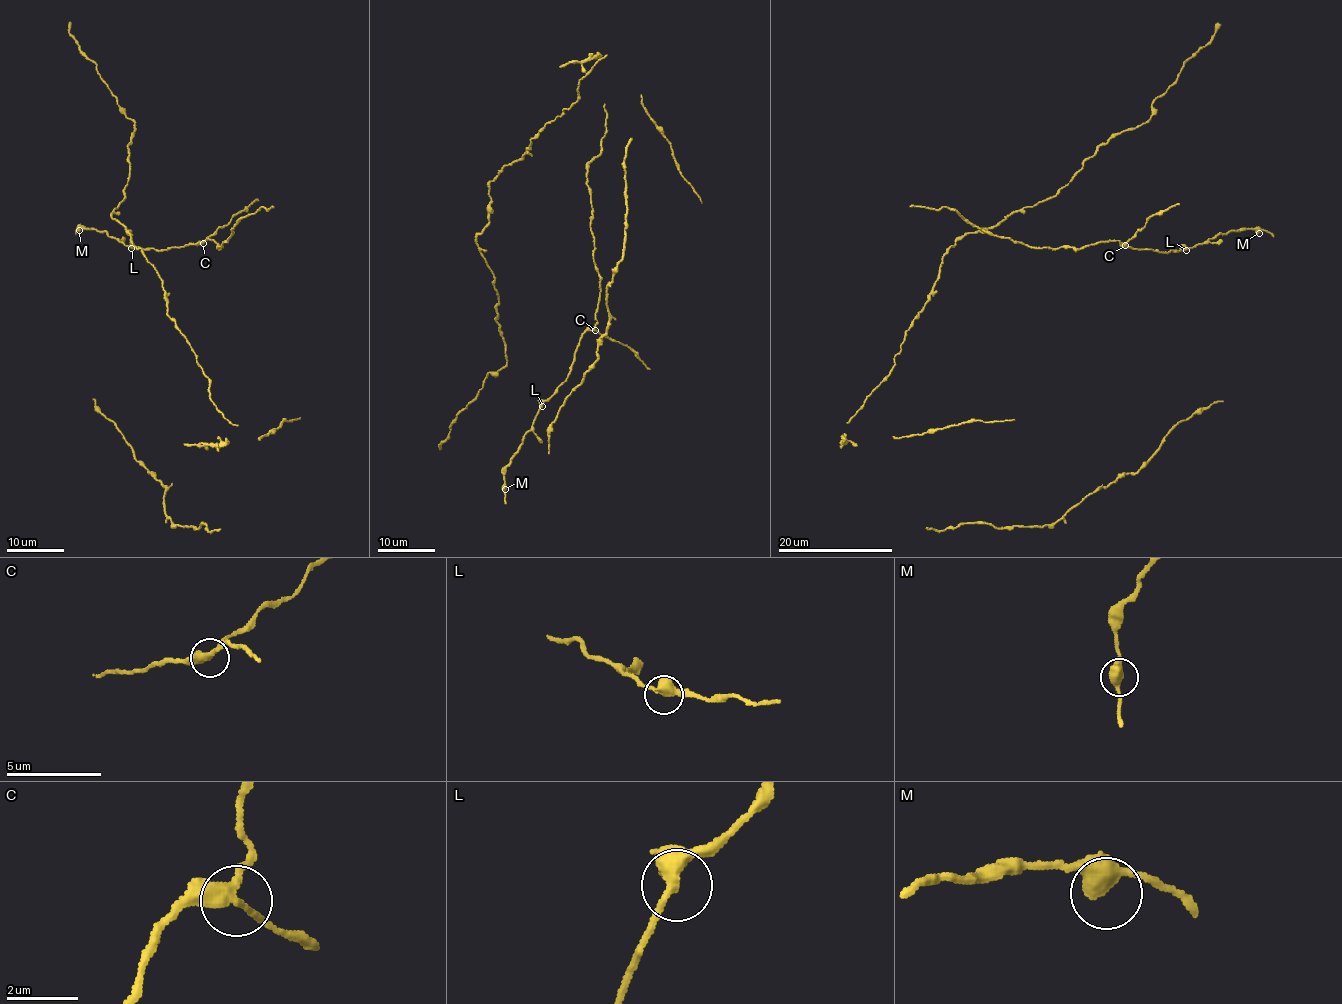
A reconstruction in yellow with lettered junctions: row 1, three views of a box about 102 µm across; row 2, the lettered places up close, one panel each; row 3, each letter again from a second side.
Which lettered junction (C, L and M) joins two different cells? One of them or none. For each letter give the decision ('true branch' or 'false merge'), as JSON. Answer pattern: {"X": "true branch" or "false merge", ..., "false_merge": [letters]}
{"C": "false merge", "L": "true branch", "M": "true branch", "false_merge": ["C"]}

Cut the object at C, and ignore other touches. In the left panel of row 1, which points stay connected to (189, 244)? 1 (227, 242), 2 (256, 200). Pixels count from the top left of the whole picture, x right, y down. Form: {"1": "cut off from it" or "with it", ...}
{"1": "with it", "2": "cut off from it"}

